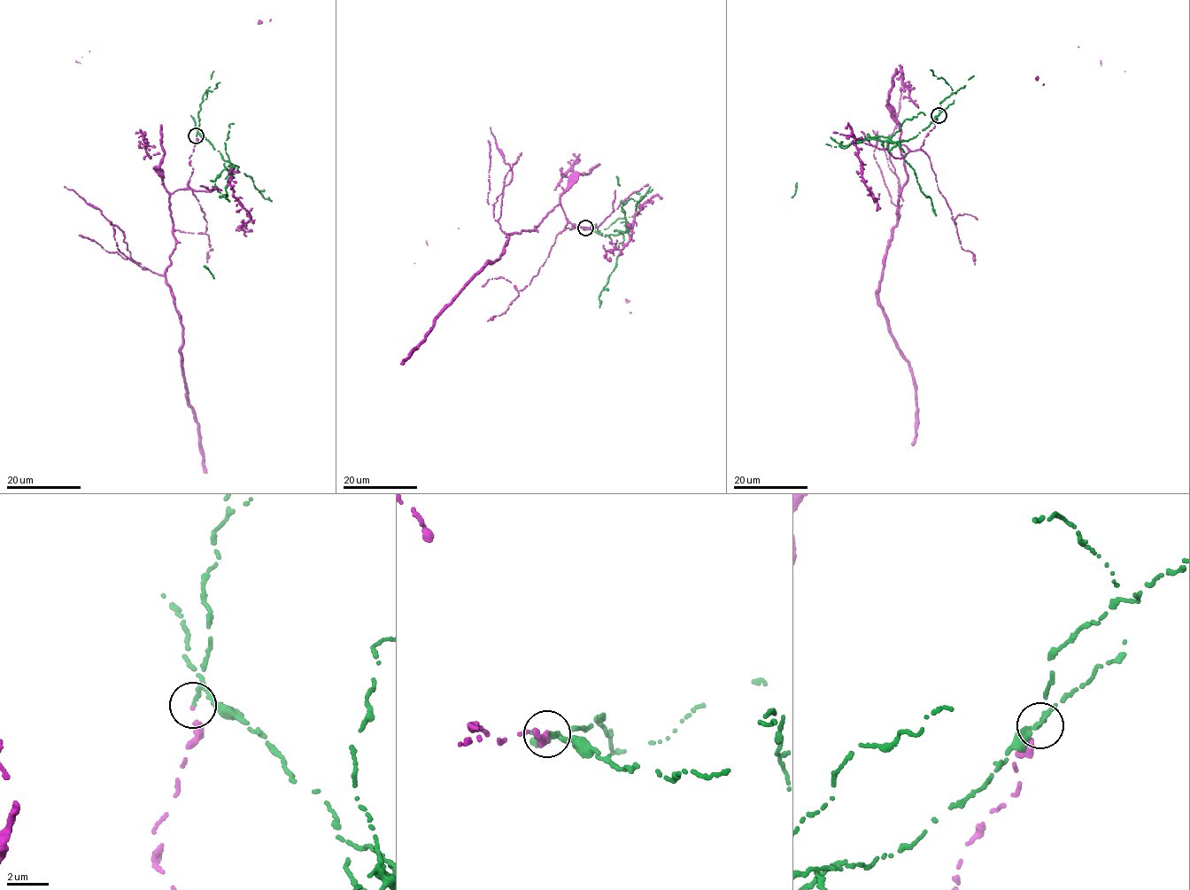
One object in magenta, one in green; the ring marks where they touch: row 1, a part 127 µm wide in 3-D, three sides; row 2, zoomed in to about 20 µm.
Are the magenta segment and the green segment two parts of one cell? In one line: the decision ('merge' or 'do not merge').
do not merge

